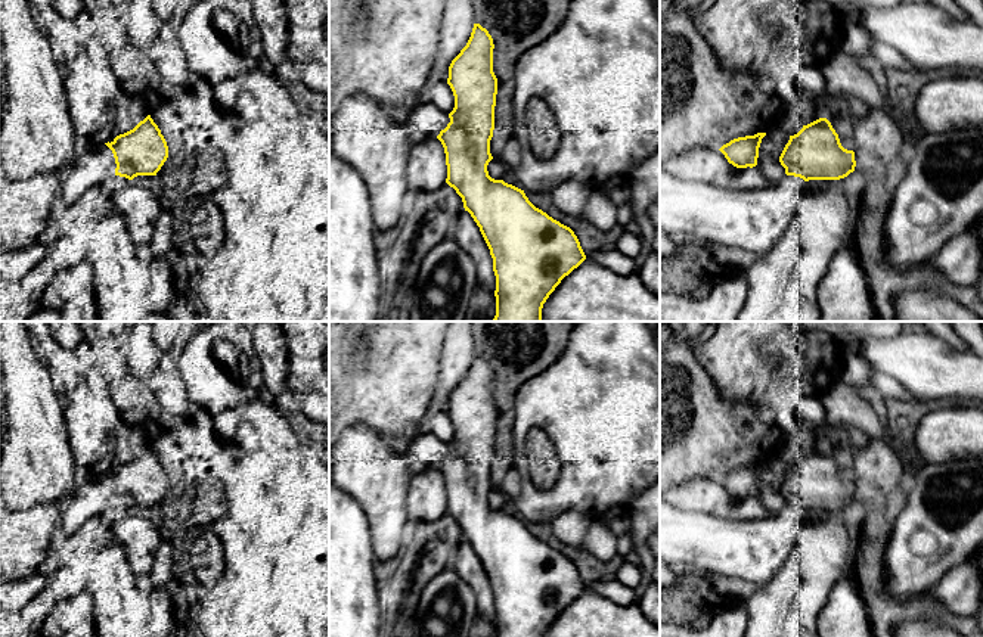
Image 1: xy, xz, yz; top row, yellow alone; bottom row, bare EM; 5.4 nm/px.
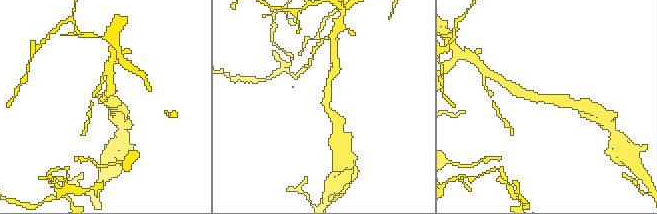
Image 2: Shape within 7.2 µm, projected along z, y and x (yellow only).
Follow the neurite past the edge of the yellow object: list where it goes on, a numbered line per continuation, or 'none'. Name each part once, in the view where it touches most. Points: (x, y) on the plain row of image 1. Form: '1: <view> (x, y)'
1: xy (92, 496)

